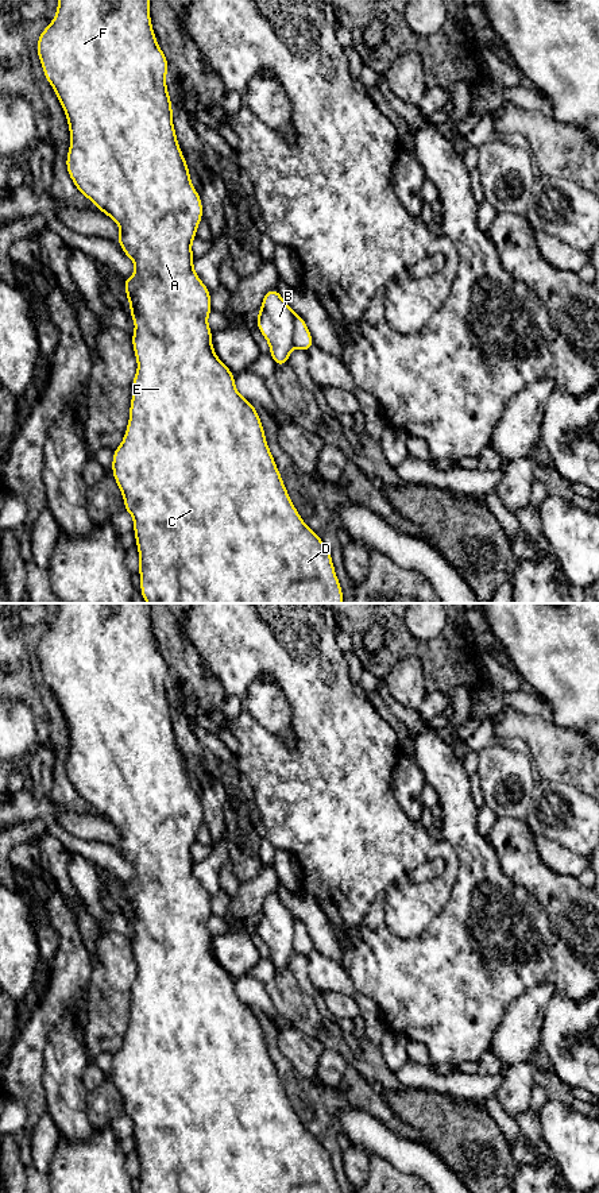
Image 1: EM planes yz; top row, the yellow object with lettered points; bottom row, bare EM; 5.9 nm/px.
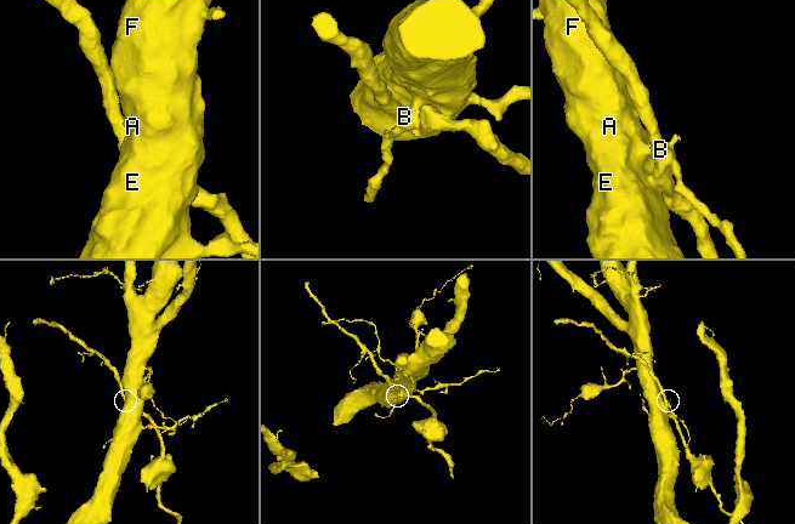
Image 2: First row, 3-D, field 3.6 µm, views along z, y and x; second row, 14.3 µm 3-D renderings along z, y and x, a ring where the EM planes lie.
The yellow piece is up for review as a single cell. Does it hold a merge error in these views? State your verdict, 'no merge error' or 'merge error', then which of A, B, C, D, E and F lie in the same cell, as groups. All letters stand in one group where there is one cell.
merge error | A C D E F / B

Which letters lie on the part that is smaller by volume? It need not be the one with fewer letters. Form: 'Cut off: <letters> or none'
Cut off: B

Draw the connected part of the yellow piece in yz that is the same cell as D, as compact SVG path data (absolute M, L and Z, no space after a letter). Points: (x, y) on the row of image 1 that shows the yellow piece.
M58 0L55 18L36 40L38 57L45 78L53 86L67 119L70 147L66 169L78 192L120 228L116 242L134 262L135 274L123 279L130 314L135 323L132 348L138 371L132 381L130 421L121 444L113 449L112 474L124 499L124 510L134 518L134 533L139 553L140 594L147 603L344 603L343 588L335 572L332 555L325 543L304 522L293 505L277 463L266 441L264 429L254 404L240 395L235 374L219 359L212 345L208 316L212 312L210 290L193 269L192 243L202 220L202 201L194 189L188 162L173 127L173 105L166 85L169 62L159 47L150 16L150 0Z

